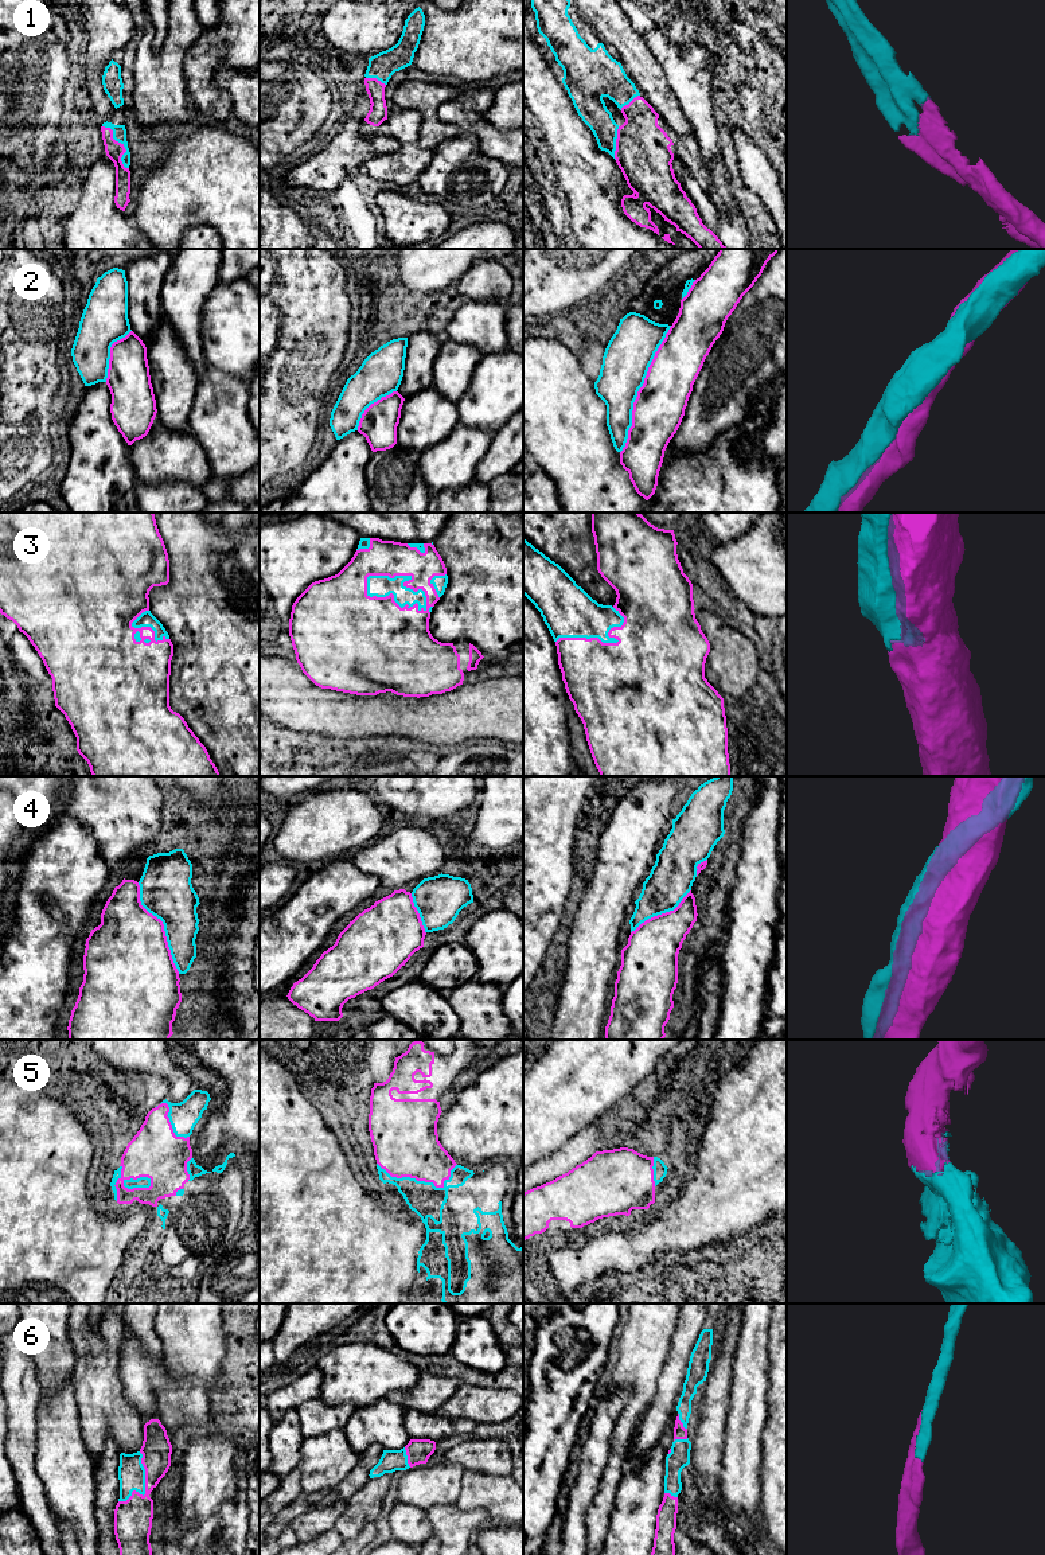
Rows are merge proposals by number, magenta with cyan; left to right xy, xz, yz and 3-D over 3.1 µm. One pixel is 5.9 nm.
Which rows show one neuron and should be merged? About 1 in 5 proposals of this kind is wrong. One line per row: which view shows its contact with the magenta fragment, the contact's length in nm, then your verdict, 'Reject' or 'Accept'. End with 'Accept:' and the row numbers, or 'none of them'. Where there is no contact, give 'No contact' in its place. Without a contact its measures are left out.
1: Touches magenta in xy. Shared border 300 nm. Accept
2: Touches magenta in yz. Shared border 800 nm. Reject
3: Touches magenta in xz. Shared border 440 nm. Accept
4: Touches magenta in xy. Shared border 600 nm. Reject
5: Touches magenta in xz. Shared border 480 nm. Accept
6: Touches magenta in xy. Shared border 340 nm. Accept
Accept: 1, 3, 5, 6

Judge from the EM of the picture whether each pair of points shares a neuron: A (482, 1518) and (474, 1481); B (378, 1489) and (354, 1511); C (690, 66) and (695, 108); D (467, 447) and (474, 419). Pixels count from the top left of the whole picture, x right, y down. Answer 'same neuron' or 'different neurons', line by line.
A: different neurons
B: same neuron
C: same neuron
D: different neurons

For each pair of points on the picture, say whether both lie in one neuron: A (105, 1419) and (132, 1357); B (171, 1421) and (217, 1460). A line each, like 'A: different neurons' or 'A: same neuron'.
A: different neurons
B: different neurons

